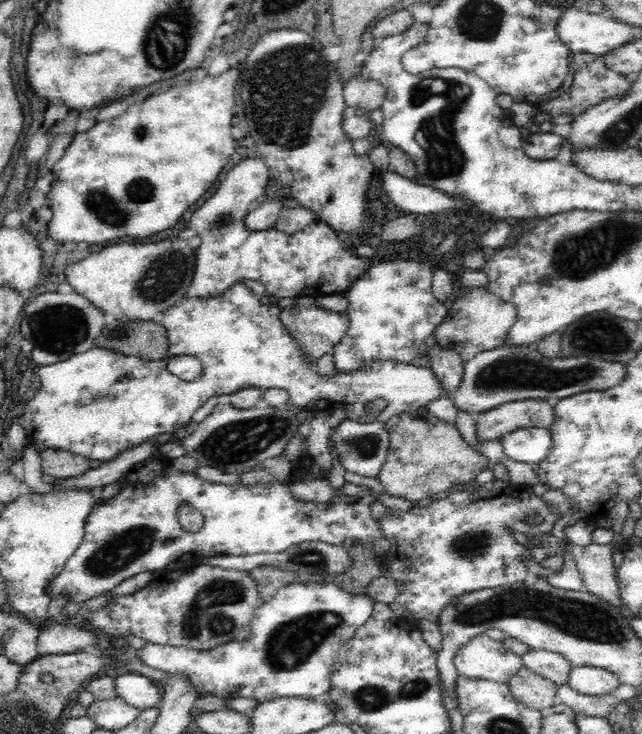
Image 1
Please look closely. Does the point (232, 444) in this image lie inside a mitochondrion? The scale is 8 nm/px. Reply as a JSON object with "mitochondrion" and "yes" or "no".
{"mitochondrion":"yes"}

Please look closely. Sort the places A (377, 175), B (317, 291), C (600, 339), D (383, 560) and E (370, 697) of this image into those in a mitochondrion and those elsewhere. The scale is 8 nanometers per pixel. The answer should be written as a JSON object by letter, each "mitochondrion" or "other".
{"A":"other","B":"other","C":"mitochondrion","D":"other","E":"mitochondrion"}

